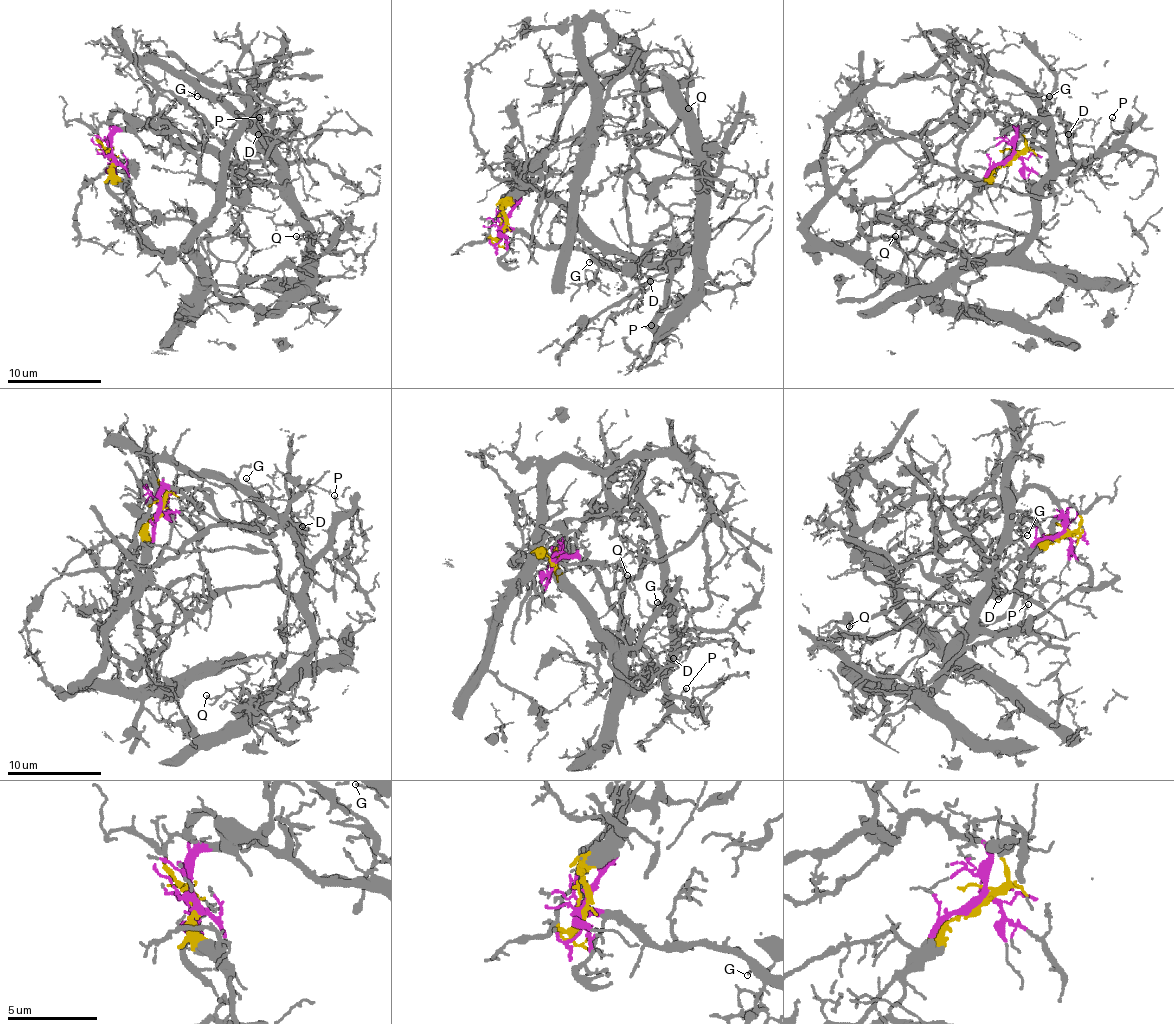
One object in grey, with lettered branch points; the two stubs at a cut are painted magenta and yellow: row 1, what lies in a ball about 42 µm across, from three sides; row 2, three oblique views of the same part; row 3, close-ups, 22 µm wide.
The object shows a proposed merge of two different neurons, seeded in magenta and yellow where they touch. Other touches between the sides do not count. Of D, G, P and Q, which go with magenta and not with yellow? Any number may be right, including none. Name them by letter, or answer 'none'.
D, G, P, Q

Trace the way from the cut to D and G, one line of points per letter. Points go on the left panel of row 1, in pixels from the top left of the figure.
D: (114, 159), (112, 136), (147, 126), (284, 183), (282, 157), (247, 117), (258, 133)
G: (114, 159), (112, 136), (147, 126), (282, 185), (282, 164), (218, 100), (197, 95)

